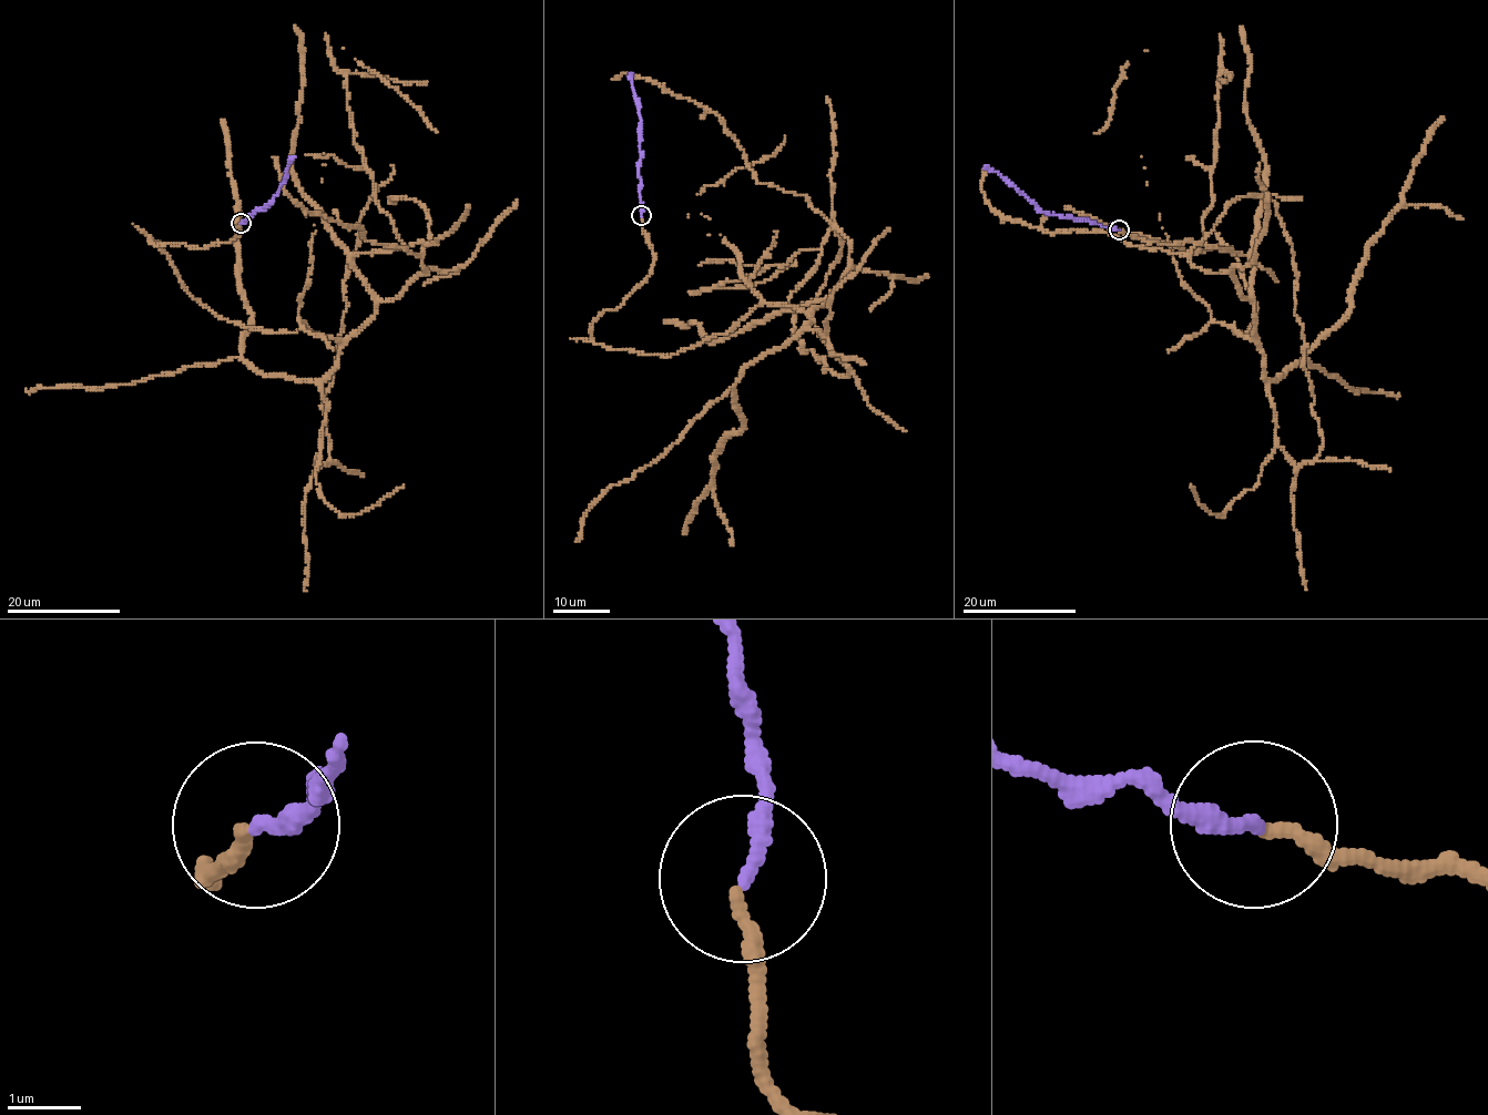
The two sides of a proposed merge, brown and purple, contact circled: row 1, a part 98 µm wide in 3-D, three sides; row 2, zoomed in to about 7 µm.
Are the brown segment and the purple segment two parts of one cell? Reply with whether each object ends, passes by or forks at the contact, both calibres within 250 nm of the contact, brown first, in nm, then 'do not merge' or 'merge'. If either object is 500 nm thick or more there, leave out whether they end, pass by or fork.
brown ends | purple ends | 170/240 nm | merge

